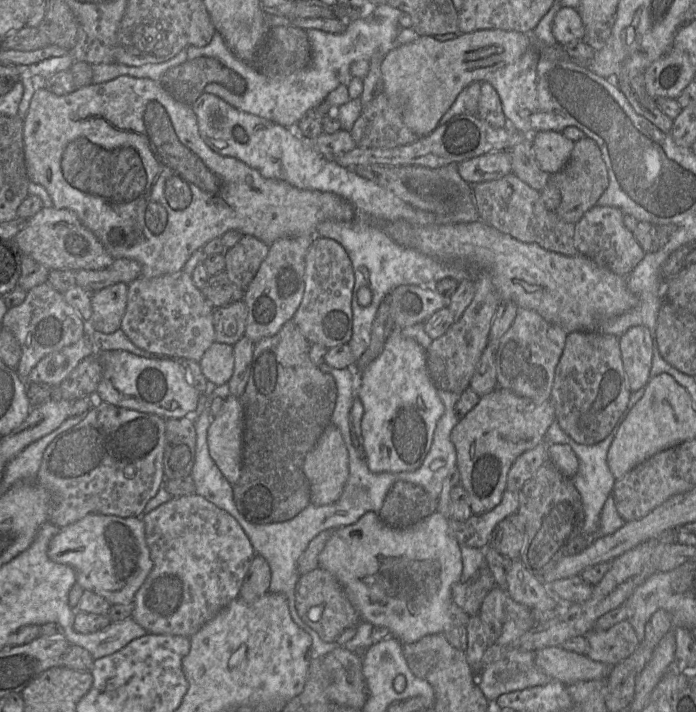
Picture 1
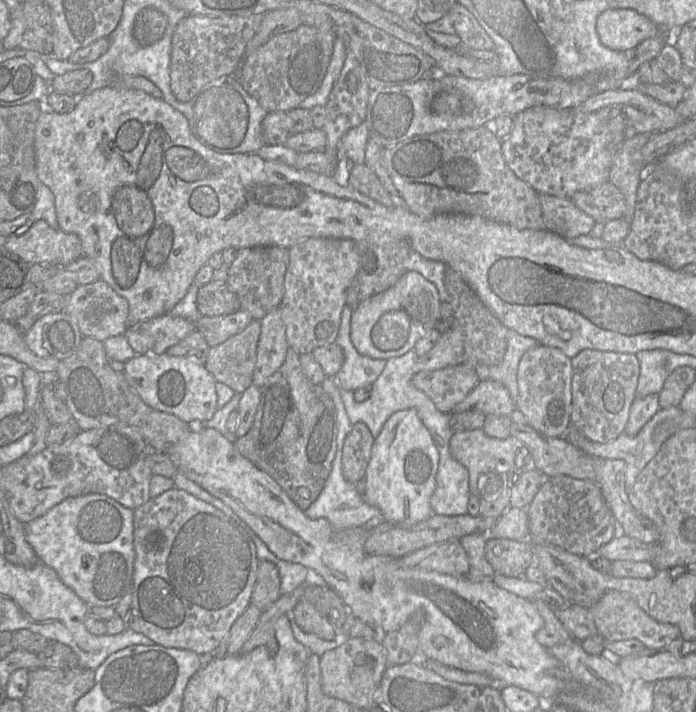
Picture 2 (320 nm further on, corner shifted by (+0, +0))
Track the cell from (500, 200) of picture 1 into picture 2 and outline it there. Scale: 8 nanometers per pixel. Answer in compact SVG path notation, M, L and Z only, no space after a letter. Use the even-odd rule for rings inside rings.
M539 194L545 230L564 239L587 235L595 220L578 208L570 199Z

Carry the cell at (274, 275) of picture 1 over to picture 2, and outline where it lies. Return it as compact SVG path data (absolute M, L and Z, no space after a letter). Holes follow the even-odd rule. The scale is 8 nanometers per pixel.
M280 306L261 320L261 332L257 345L253 384L263 385L265 380L283 364L289 348Z

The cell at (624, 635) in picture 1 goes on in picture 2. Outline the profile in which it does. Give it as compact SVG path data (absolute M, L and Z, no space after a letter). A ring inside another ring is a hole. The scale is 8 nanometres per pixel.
M608 591L596 604L589 608L589 611L593 616L599 634L607 642L637 639L647 648L661 649L680 637L678 626L656 621L643 611L631 596L625 592Z

